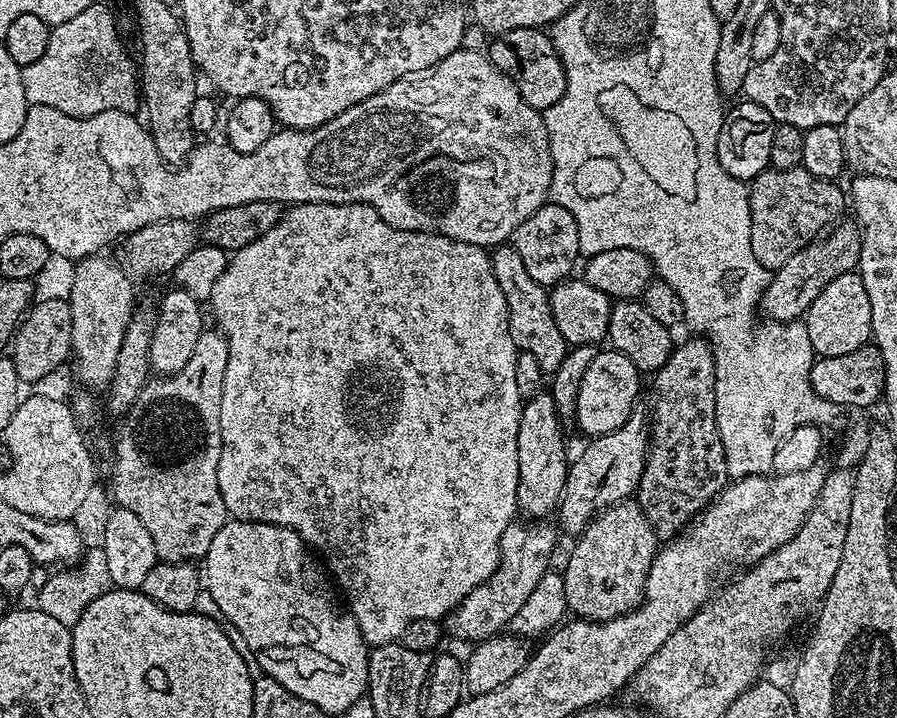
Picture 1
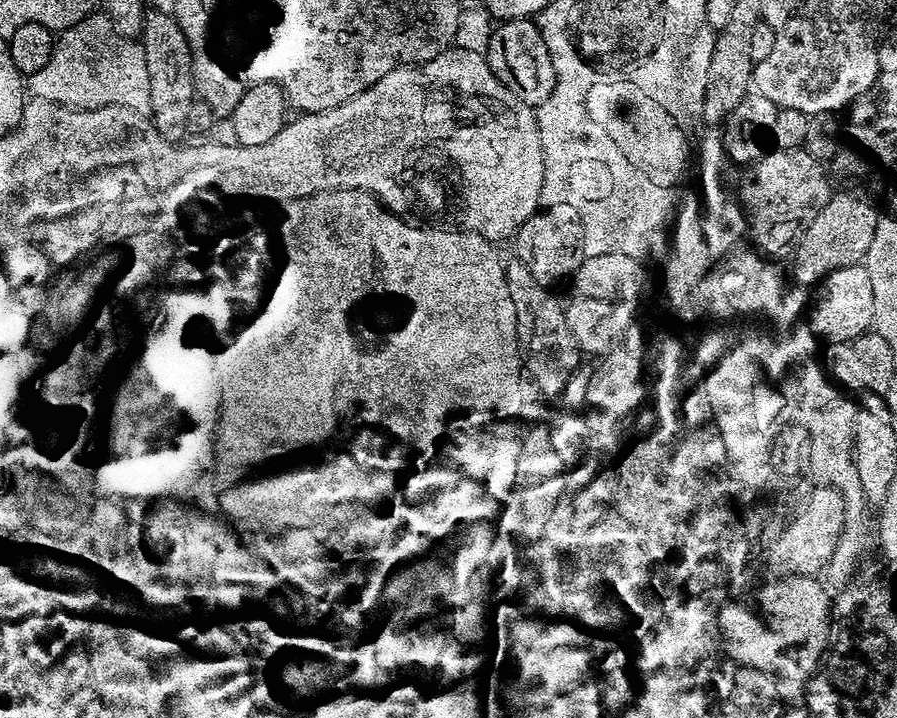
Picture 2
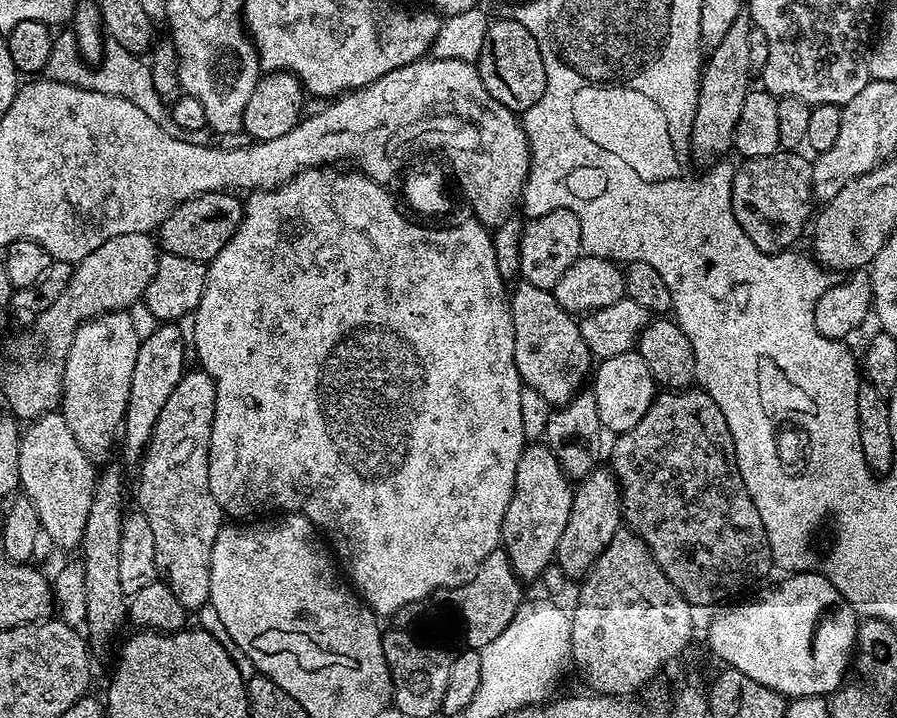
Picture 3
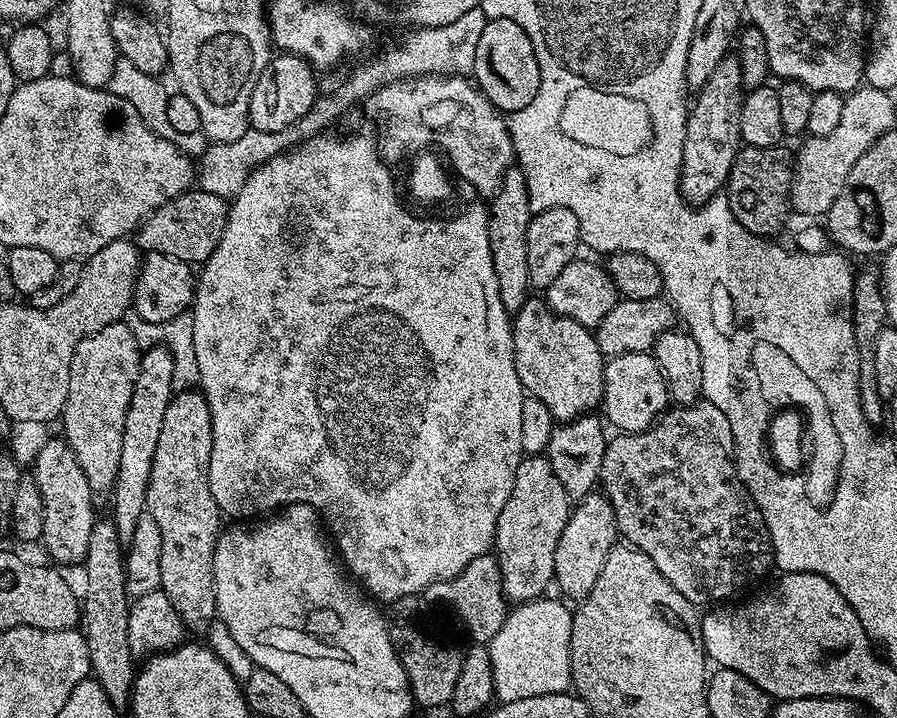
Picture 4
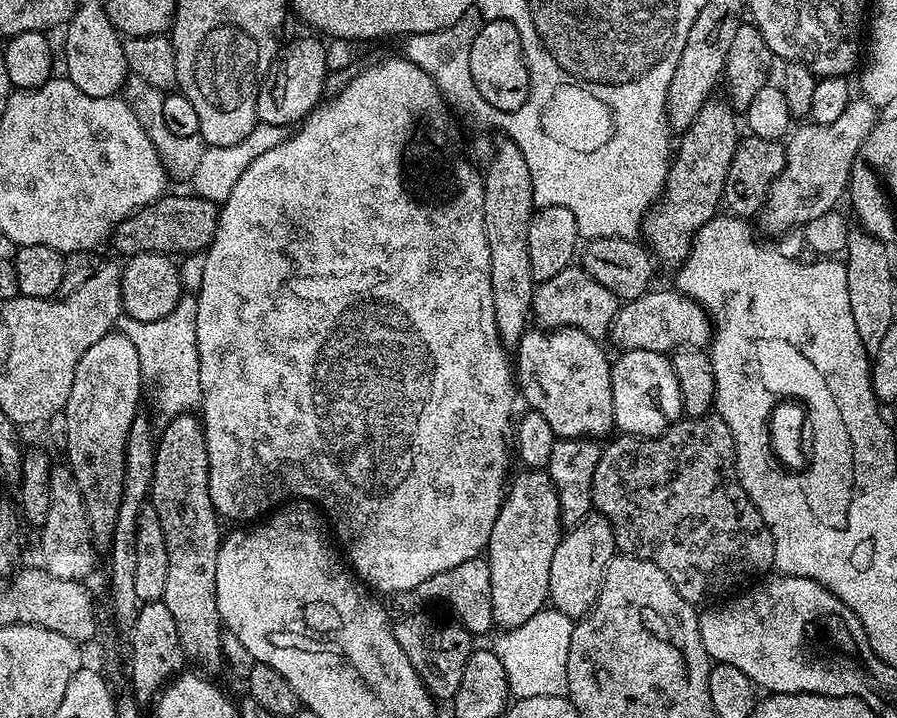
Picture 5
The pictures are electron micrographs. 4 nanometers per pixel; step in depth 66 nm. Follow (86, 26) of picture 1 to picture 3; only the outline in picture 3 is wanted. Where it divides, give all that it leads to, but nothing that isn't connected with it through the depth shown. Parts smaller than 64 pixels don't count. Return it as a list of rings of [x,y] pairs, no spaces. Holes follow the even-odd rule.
[[[70,30],[55,37],[52,41],[50,58],[46,62],[43,75],[49,80],[57,80],[63,84],[77,84],[79,88],[89,88],[98,94],[110,94],[118,98],[126,98],[126,102],[134,102],[138,110],[143,110],[154,122],[167,125],[170,120],[170,108],[165,97],[160,96],[154,88],[149,65],[137,53],[126,50],[126,46],[118,46],[118,42],[110,39],[104,41],[104,58],[98,66],[89,66],[80,59],[78,42]]]

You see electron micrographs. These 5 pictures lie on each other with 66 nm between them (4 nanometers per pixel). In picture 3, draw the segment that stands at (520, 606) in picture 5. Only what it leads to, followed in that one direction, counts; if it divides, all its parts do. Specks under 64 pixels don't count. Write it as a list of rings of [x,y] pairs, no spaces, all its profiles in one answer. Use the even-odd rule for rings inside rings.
[[[543,442],[529,443],[522,450],[514,486],[510,506],[506,506],[506,514],[502,518],[500,543],[517,576],[521,581],[528,582],[538,579],[547,570],[548,564],[550,568],[553,563],[558,538],[562,538],[566,518],[570,518],[574,488],[562,466],[558,466],[558,458],[554,458]]]

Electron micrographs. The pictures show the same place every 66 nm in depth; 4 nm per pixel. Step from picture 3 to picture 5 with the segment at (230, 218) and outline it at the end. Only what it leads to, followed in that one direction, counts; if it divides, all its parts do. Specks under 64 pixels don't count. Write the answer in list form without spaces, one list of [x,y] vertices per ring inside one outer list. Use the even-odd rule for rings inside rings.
[[[165,194],[150,202],[144,208],[137,208],[131,216],[126,217],[120,224],[112,229],[110,245],[116,252],[121,252],[121,257],[127,258],[134,254],[150,254],[151,252],[163,252],[165,254],[177,254],[176,252],[200,252],[203,253],[212,244],[214,234],[218,230],[220,221],[219,207],[213,201],[207,201],[195,194],[188,196],[171,196]]]

